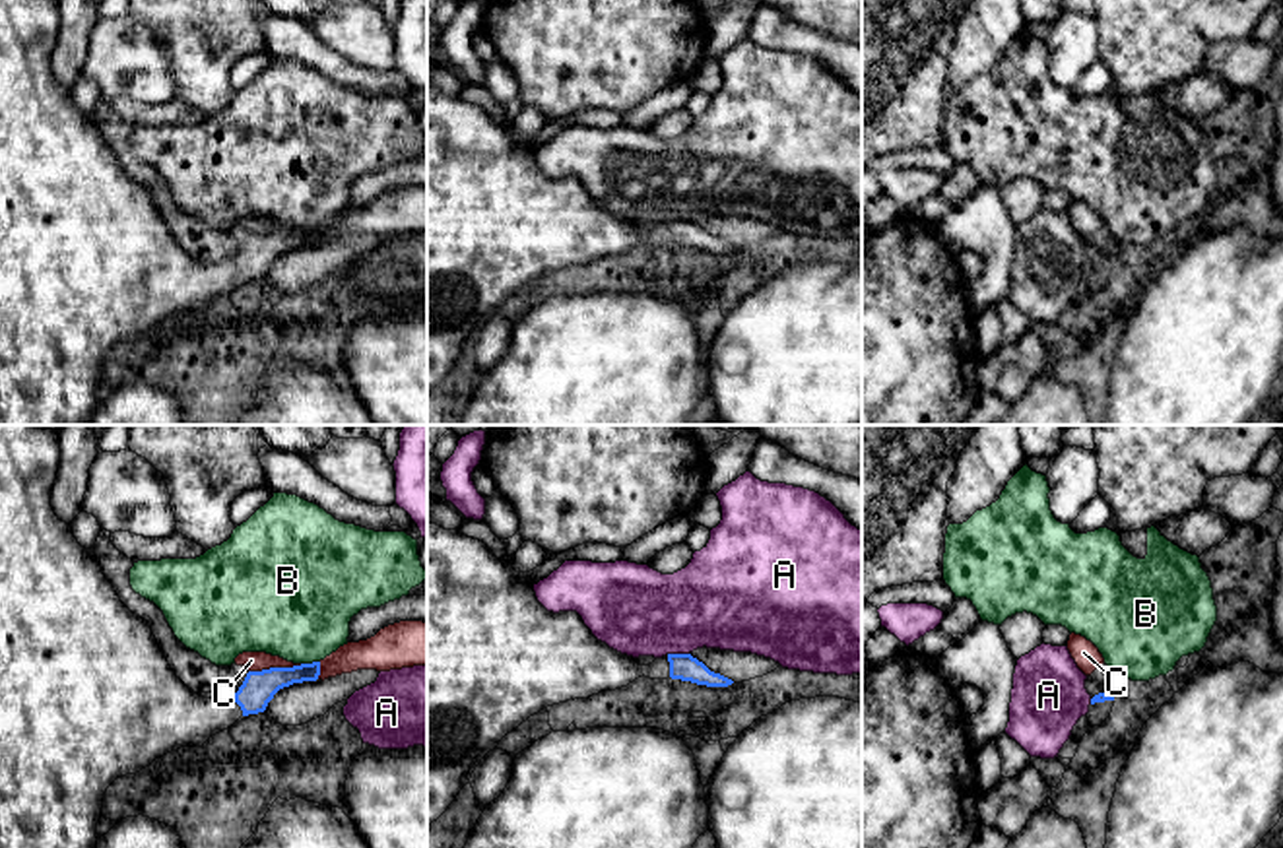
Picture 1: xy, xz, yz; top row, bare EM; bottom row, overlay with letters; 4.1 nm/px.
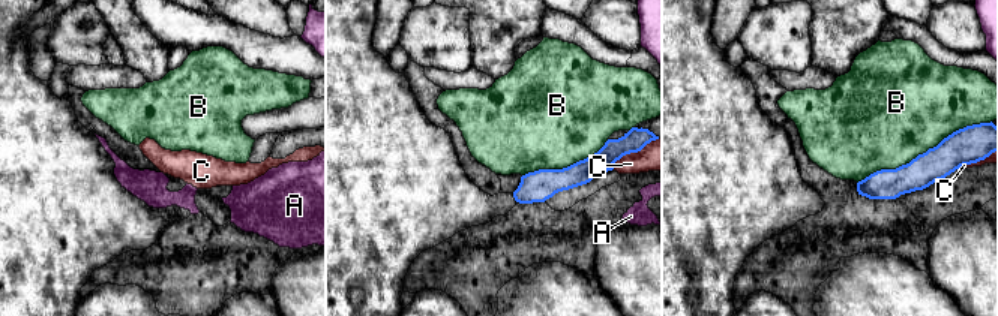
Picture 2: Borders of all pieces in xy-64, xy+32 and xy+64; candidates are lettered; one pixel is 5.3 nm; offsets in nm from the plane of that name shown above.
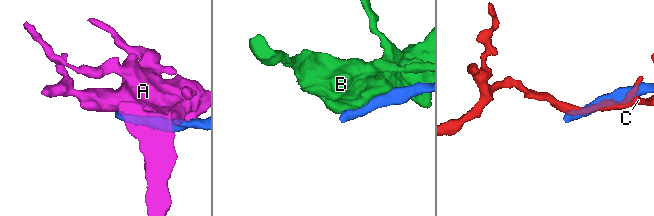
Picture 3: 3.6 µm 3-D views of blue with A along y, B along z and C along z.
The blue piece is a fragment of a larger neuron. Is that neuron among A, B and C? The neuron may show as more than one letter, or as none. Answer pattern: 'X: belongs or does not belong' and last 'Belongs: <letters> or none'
A: does not belong
B: does not belong
C: does not belong
Belongs: none

